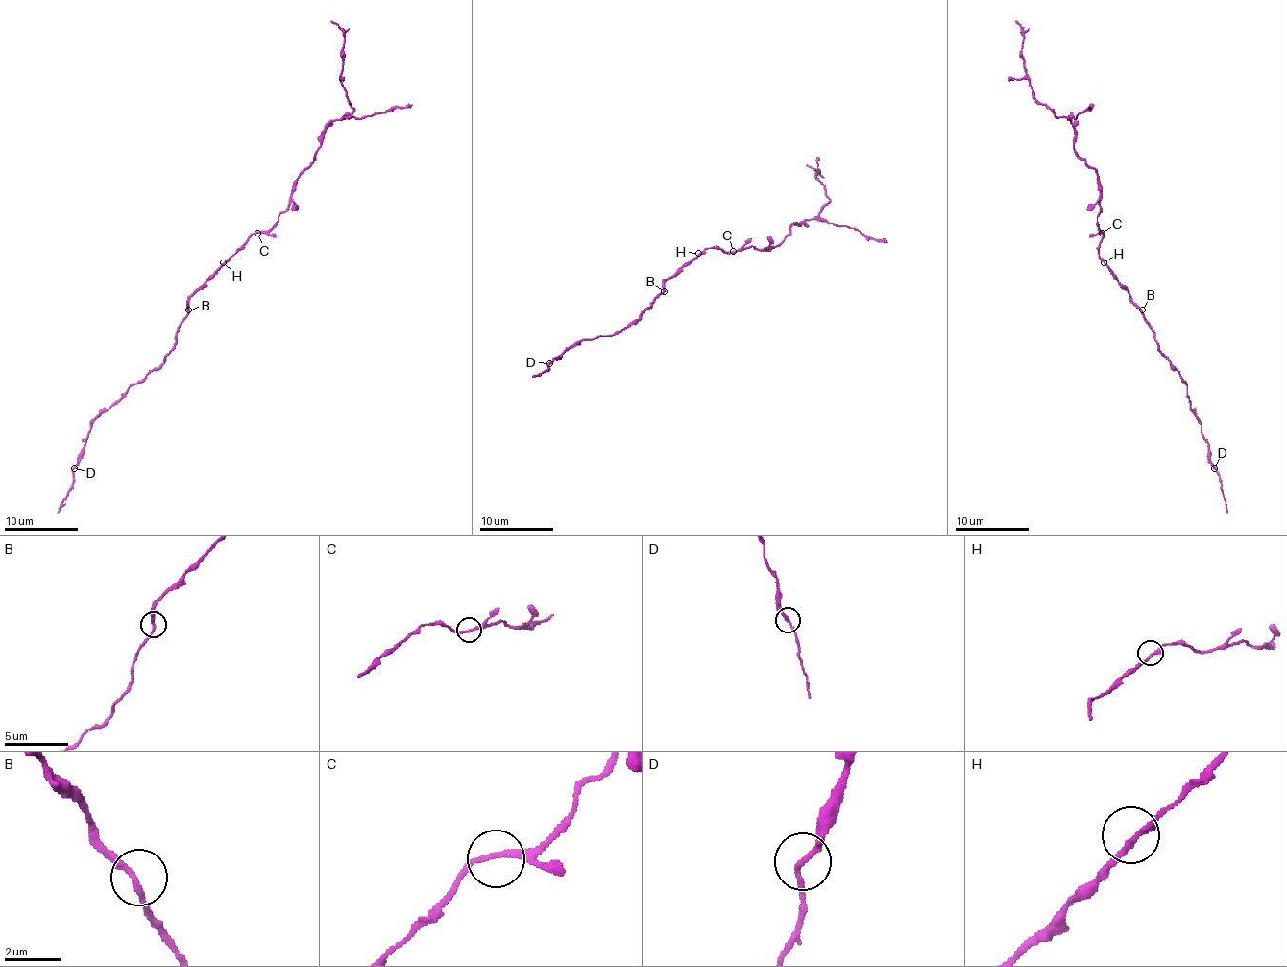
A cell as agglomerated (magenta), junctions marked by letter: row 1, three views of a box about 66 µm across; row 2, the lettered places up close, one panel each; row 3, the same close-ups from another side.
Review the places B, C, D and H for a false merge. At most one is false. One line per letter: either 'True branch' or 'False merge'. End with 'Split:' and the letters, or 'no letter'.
B: True branch
C: True branch
D: True branch
H: True branch
Split: no letter

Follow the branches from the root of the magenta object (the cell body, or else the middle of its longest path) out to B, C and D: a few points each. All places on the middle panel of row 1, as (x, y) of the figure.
B: (700, 255), (686, 262), (667, 279), (664, 283), (664, 291)
C: (700, 255), (710, 247), (733, 251)
D: (700, 255), (664, 283), (664, 289), (638, 319), (619, 332), (581, 339), (549, 363)

